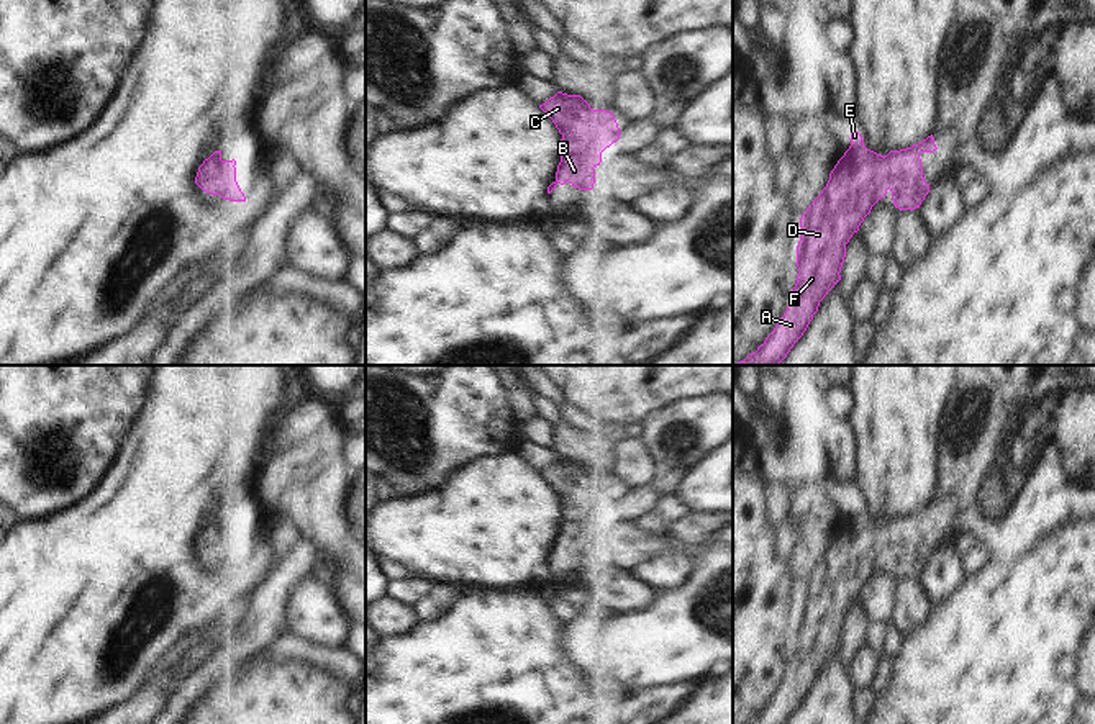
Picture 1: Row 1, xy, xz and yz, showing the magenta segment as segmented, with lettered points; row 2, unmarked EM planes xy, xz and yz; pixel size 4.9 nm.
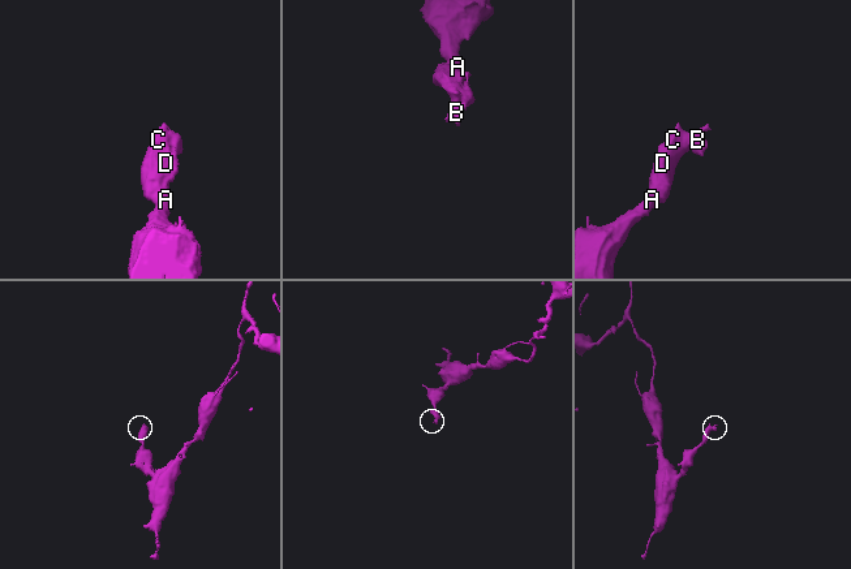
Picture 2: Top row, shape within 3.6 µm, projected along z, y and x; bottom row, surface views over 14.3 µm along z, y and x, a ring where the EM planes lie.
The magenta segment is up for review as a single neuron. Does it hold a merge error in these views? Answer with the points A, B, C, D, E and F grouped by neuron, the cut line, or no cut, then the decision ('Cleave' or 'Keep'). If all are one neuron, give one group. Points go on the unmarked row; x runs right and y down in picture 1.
Groups: A B C D E F. No split. Keep

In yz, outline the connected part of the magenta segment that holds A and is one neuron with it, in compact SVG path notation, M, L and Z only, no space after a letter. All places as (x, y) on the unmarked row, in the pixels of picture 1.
M852 496L851 513L829 541L821 560L800 585L797 650L787 678L774 698L747 724L787 724L803 703L820 668L841 647L846 611L872 573L890 557L898 577L920 575L929 559L921 536L921 519L936 518L933 501L911 514L885 524L867 516Z

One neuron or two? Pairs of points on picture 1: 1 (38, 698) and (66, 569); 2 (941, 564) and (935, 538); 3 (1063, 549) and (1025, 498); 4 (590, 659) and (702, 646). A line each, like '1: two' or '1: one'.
1: one
2: two
3: two
4: one

